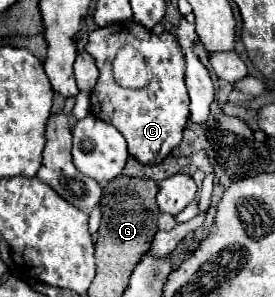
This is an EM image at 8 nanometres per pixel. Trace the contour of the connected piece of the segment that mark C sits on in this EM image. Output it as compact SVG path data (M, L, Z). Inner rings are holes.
M120 22L96 28L88 36L86 52L94 56L100 70L100 78L90 96L90 114L116 126L128 142L130 156L134 156L138 162L160 164L180 144L182 130L188 122L190 98L184 82L186 62L176 44L176 36L172 32L156 36L148 28L142 28L138 22ZM124 44L134 44L134 48L142 52L146 64L152 70L150 84L140 90L118 86L112 76L112 60L116 58L118 48Z

